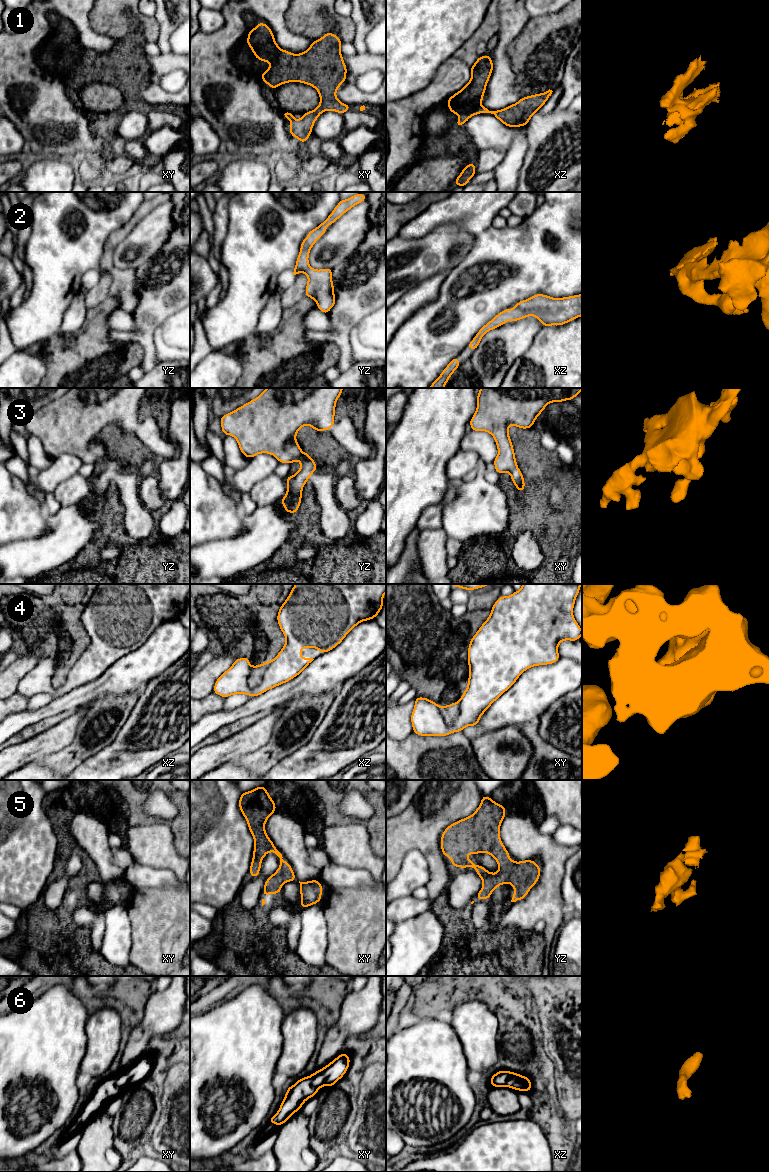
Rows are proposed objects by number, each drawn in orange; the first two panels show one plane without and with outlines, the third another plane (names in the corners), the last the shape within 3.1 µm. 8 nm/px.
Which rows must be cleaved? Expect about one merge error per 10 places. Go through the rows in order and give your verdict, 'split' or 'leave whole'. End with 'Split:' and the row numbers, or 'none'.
1: leave whole
2: leave whole
3: leave whole
4: split
5: leave whole
6: leave whole
Split: 4

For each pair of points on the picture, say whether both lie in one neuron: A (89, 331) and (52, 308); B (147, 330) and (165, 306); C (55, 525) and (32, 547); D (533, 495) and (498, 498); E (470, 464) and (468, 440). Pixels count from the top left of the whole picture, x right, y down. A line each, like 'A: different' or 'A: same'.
A: different
B: same
C: same
D: different
E: different

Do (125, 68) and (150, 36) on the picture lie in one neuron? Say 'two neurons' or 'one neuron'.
two neurons

